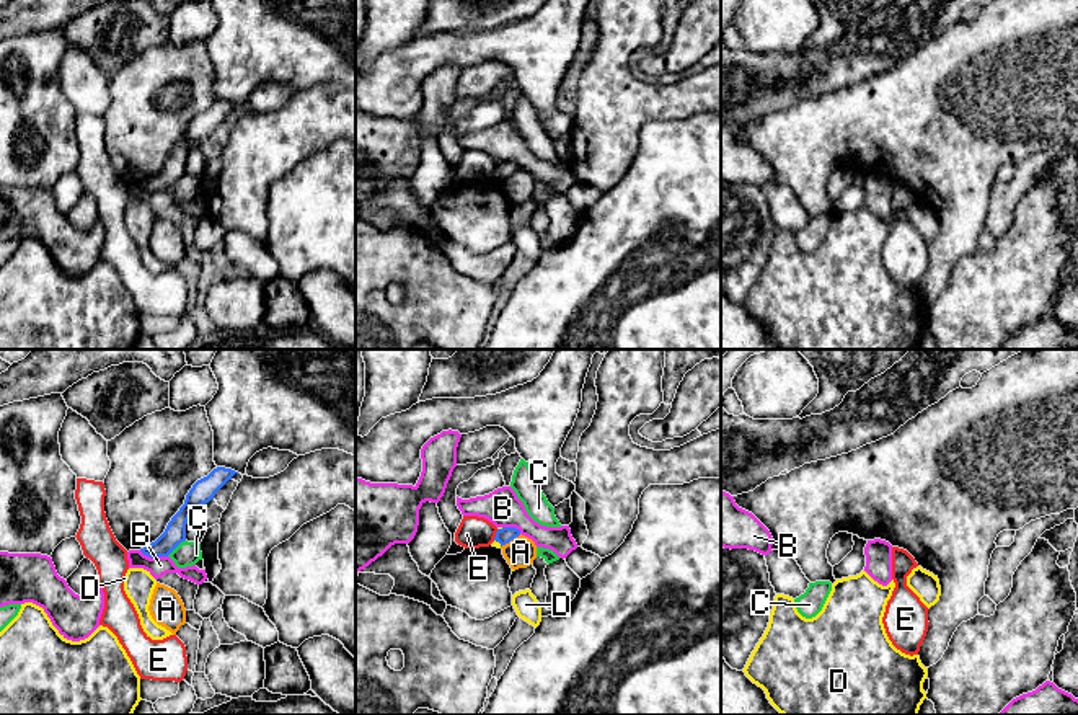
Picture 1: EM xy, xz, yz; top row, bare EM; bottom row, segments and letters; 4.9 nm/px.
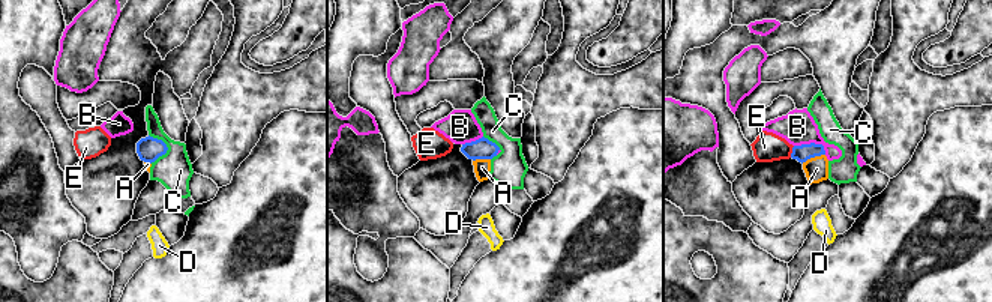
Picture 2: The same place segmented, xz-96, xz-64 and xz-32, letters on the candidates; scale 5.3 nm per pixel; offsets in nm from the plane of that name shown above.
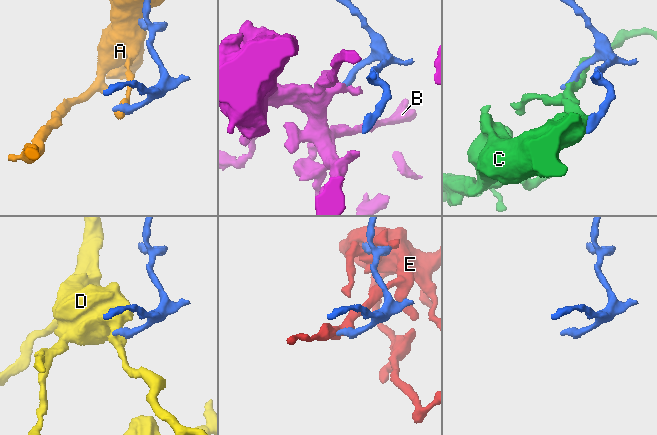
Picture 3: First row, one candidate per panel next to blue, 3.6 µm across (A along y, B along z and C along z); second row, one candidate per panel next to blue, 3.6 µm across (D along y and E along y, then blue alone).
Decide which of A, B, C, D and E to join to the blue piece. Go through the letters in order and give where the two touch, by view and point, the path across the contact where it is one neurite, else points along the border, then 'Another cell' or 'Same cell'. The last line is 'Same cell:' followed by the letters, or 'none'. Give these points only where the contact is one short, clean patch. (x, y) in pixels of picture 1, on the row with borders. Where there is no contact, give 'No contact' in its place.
A: Touches blue at xz (511, 539). Boundary: xz (521, 534), (501, 547). Another cell
B: Touches blue at xy (154, 557). Another cell
C: Touches blue at xy (175, 547). Another cell
D: Touches blue at xz (498, 541). Boundary: xz (494, 539), (501, 546). Another cell
E: Touches blue at xz (496, 534). Boundary: xz (498, 529), (493, 539). Another cell
Same cell: none

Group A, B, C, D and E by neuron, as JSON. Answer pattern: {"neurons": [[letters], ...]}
{"neurons": [["A"], ["B"], ["C"], ["D"], ["E"]]}

